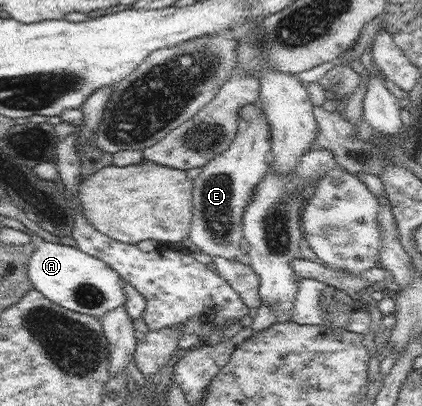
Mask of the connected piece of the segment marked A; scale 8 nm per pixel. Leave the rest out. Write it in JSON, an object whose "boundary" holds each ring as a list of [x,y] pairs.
{"boundary":[[[37,234],[30,235],[28,249],[33,251],[33,255],[27,263],[27,280],[47,300],[68,310],[92,315],[99,320],[107,311],[126,302],[122,277],[101,259],[74,246],[47,242]]]}

